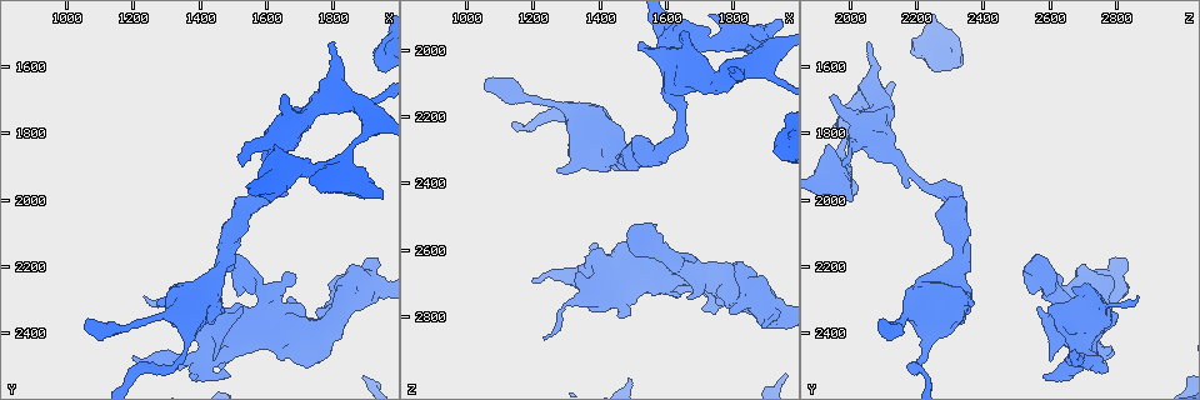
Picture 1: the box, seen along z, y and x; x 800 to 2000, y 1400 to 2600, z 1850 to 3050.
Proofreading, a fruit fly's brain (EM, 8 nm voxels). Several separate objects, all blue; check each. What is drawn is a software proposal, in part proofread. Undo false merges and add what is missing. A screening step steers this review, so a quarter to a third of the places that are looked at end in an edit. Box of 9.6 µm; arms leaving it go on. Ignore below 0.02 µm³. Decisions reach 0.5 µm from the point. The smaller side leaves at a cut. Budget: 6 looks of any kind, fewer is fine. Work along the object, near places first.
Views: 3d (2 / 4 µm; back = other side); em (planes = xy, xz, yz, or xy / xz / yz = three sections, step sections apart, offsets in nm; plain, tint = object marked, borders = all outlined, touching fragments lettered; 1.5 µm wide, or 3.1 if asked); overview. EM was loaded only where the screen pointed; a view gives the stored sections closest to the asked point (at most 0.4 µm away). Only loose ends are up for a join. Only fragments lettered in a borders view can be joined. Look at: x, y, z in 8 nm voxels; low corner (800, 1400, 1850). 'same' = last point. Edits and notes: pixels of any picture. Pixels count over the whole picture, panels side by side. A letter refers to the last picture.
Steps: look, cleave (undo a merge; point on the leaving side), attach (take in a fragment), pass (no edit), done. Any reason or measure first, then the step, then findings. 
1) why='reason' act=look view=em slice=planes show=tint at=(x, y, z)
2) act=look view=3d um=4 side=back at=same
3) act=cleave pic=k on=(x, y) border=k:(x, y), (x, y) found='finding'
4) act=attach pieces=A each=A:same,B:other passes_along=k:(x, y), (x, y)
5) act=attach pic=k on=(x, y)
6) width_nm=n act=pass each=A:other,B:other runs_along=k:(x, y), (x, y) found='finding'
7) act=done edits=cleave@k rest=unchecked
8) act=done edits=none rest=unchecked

why='sudden change in width' act=look view=3d um=2 side=back at=(1200, 2380, 2150)

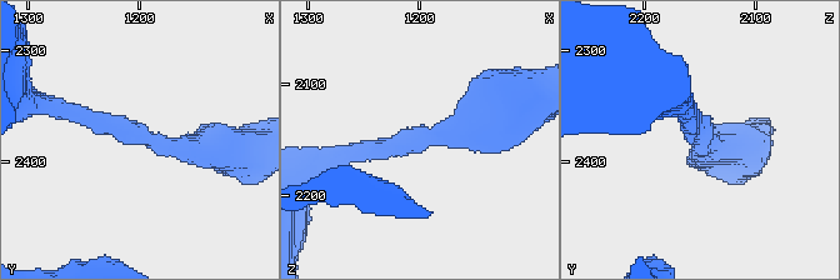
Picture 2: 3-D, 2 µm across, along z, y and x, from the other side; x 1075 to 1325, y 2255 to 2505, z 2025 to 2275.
why='shape alone is not enough' act=look view=em slice=xy step=8 show=tint at=(1204, 2376, 2154)

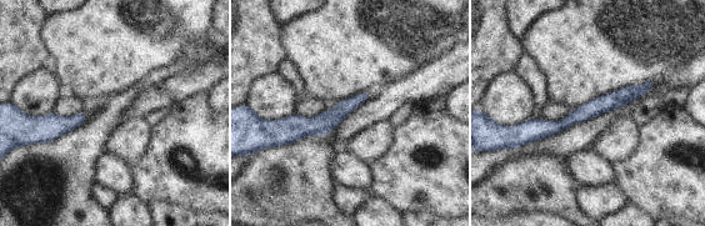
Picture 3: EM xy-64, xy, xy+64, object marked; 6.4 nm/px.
why='another direction' act=look view=em slice=planes show=borders at=same

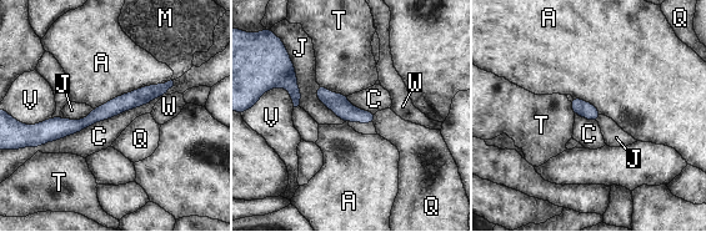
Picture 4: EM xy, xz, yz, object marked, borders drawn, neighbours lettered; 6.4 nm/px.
width_nm=110 act=pass each=A:other,C:other,J:other,M:other,Q:other,T:other,V:other,W:other runs_along=4:(168, 85), (80, 125), (38, 126) found='one neuron here'

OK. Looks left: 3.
why='free end' act=look view=3d um=2 at=(1690, 2220, 2620)

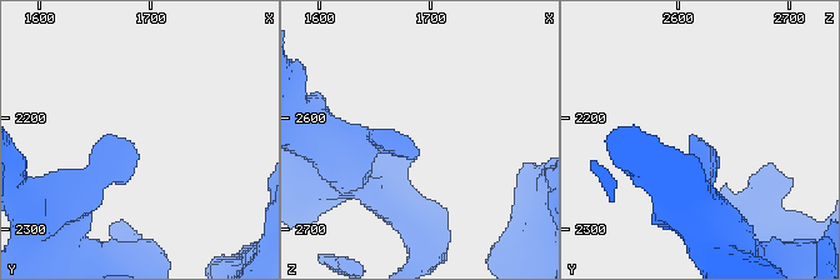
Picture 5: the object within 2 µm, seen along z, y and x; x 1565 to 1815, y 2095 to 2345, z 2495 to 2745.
act=look view=em slice=planes show=borders at=(1686, 2228, 2622)

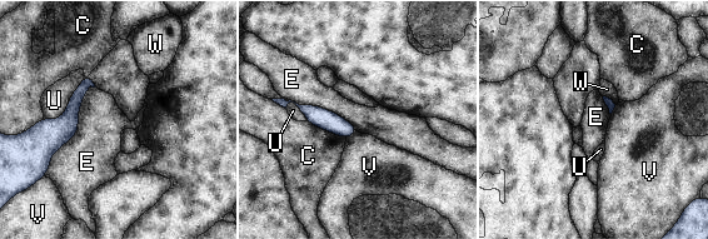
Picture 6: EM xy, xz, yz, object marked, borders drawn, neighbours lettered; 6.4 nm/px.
act=pass each=C:other,E:other,U:other,V:other,W:other found='no lettered fragment goes on from it'

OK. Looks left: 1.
why='free end' act=look view=em slice=planes show=borders at=(1710, 2440, 2780)

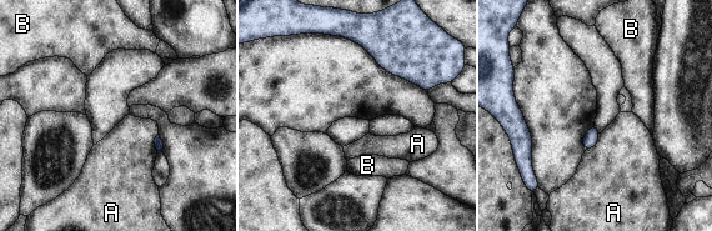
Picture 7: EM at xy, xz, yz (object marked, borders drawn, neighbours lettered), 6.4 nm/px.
act=pass each=A:other,B:other border=7:(601, 132), (597, 142), (585, 151) found='none of them fits'

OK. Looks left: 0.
act=done edits=none rest=unchecked

